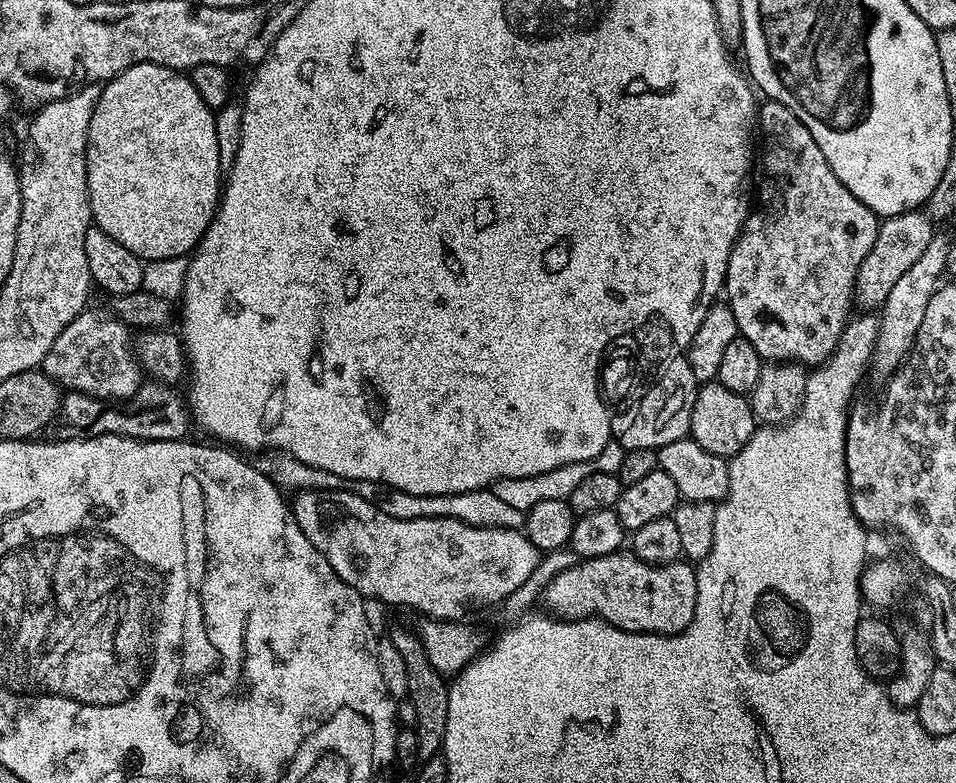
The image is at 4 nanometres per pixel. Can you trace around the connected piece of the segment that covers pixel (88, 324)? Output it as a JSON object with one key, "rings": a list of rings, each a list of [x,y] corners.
{"rings":[[[80,312],[54,338],[54,346],[46,354],[42,371],[55,380],[61,389],[81,392],[105,400],[124,400],[140,388],[142,369],[134,351],[134,336],[128,325],[115,315],[99,316],[96,312]]]}

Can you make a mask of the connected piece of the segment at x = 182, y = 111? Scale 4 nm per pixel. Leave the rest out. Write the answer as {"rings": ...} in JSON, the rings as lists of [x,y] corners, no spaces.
{"rings":[[[135,64],[107,81],[90,118],[86,146],[88,201],[95,227],[110,234],[114,242],[122,242],[144,262],[187,257],[204,237],[222,195],[215,125],[216,112],[202,102],[183,71],[161,64]]]}

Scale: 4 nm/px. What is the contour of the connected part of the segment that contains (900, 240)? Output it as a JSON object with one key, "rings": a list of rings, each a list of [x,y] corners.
{"rings":[[[920,210],[890,216],[881,223],[874,246],[870,250],[870,254],[866,254],[856,275],[854,300],[859,307],[860,304],[864,307],[861,309],[871,309],[868,307],[875,300],[876,303],[883,301],[884,296],[890,294],[894,282],[898,282],[898,278],[902,278],[902,274],[906,274],[906,270],[910,270],[910,266],[914,266],[914,262],[918,262],[918,258],[922,258],[922,250],[926,250],[926,246],[930,246],[934,235],[932,227],[934,227],[933,221]]]}

